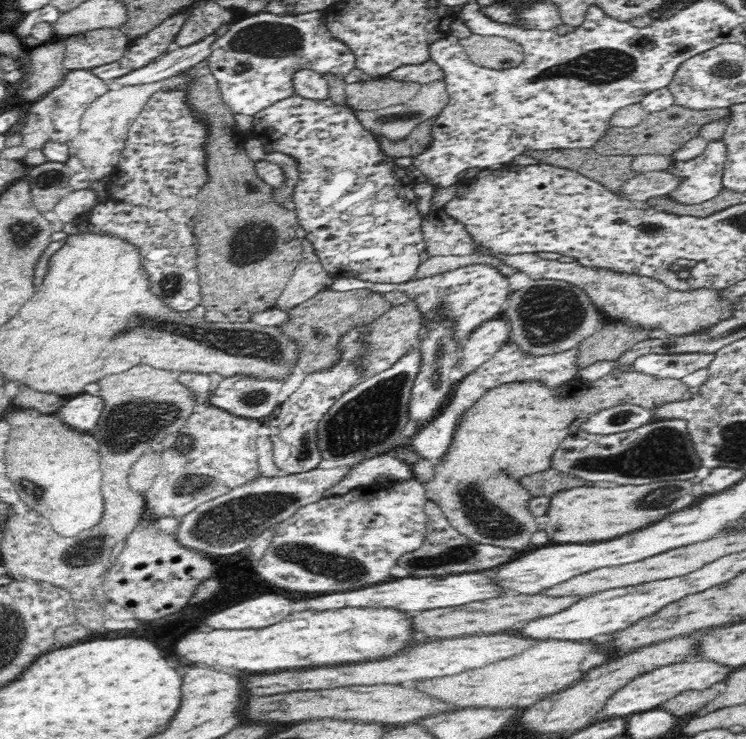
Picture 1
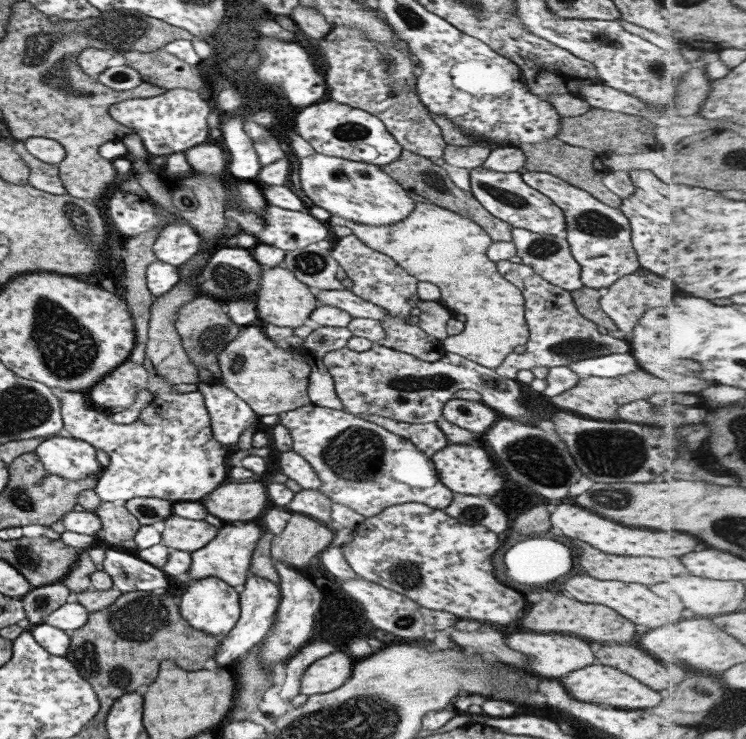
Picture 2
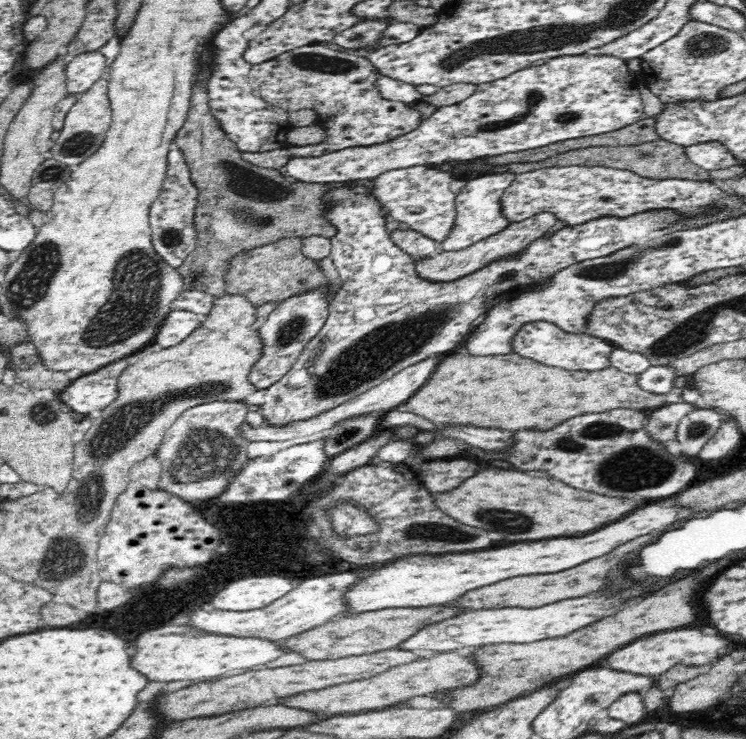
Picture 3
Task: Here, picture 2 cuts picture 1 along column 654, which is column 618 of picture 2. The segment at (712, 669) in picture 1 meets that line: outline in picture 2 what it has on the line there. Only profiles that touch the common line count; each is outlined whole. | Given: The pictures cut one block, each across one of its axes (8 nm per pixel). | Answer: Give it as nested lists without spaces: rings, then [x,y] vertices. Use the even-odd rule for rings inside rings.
[[[596,662],[593,663],[593,666],[585,666],[573,672],[568,672],[559,678],[559,682],[565,692],[575,700],[621,710],[649,708],[649,706],[659,704],[659,700],[661,700],[661,696],[657,692],[653,692],[647,686],[641,686],[638,680],[633,680],[631,676],[623,674],[620,670],[605,665],[601,666]]]

